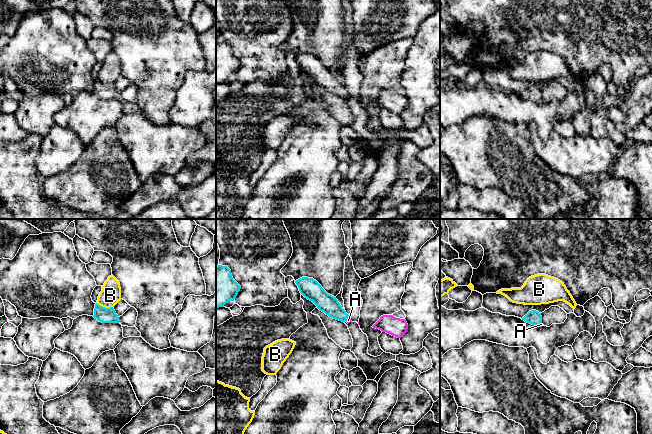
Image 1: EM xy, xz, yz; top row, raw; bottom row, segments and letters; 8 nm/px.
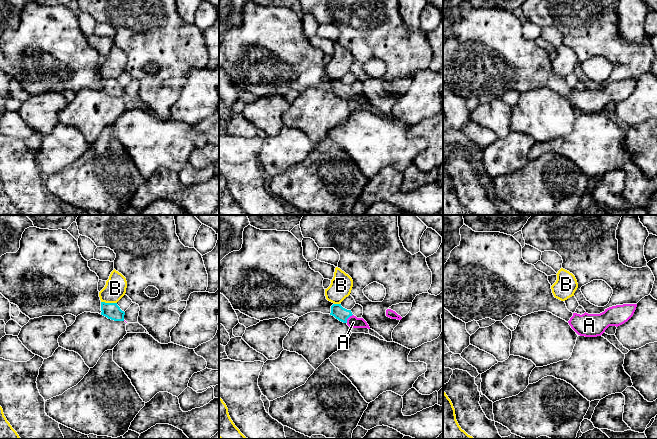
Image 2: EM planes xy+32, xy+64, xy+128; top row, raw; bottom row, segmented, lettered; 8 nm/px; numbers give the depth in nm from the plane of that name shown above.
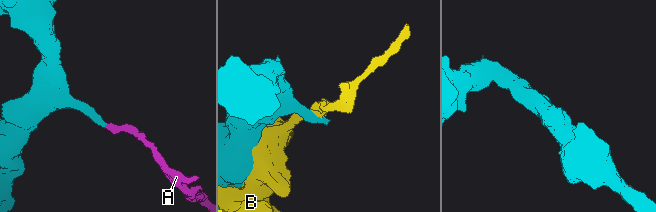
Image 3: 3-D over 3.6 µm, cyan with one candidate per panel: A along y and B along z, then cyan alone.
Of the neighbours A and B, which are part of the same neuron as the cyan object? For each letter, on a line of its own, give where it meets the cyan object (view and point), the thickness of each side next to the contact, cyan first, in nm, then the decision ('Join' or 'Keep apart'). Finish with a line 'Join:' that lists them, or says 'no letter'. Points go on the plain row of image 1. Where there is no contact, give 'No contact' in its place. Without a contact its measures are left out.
A: Touches cyan at yz (540, 98). Thickness 120 nm (cyan) against 20 nm. Join
B: Touches cyan at xy (104, 83). Thickness 130 nm (cyan) against 160 nm. Keep apart
Join: A

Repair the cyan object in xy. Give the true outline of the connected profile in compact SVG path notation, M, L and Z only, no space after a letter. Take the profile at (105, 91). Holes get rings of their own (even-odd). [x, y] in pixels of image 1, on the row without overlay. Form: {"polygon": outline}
{"polygon": "M95 80L93 93L102 99L119 99L119 93L113 83L105 84Z"}

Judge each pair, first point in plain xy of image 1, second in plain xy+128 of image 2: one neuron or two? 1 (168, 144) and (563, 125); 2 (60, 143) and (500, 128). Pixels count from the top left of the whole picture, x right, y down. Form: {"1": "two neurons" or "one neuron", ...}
{"1": "two neurons", "2": "two neurons"}

